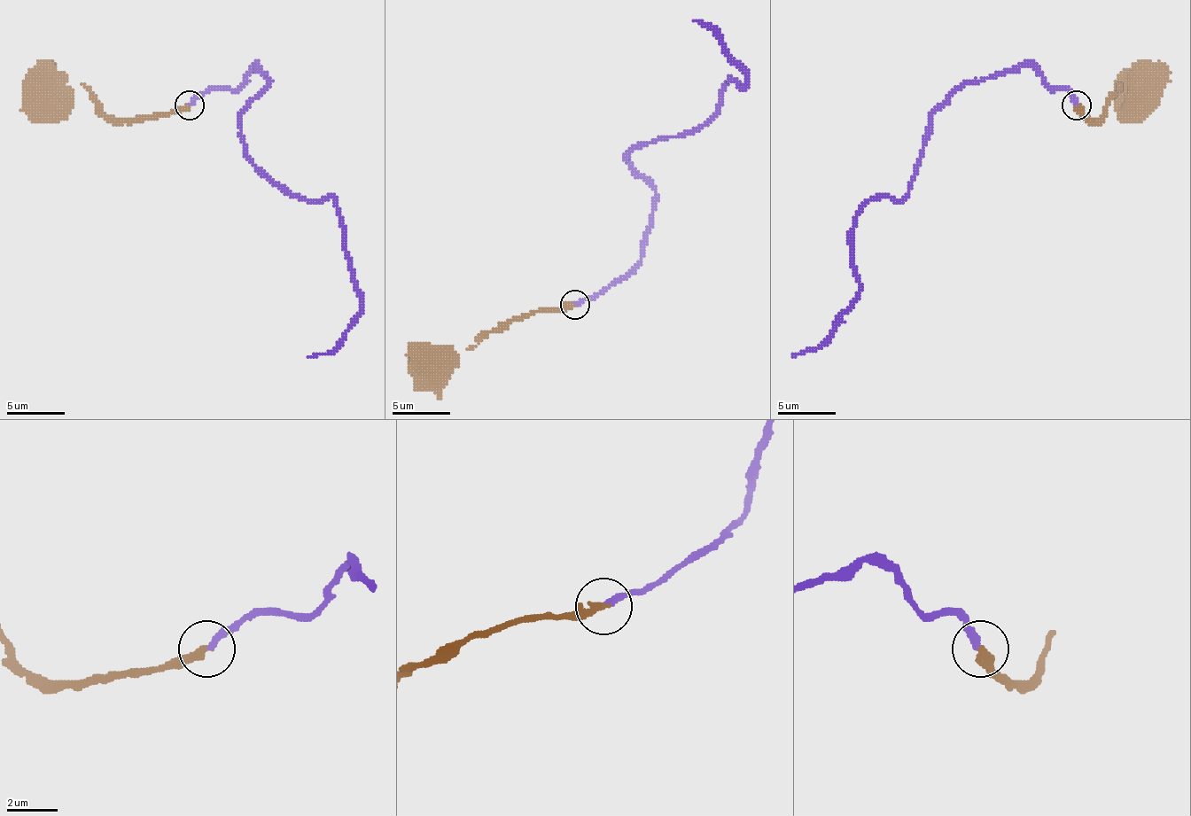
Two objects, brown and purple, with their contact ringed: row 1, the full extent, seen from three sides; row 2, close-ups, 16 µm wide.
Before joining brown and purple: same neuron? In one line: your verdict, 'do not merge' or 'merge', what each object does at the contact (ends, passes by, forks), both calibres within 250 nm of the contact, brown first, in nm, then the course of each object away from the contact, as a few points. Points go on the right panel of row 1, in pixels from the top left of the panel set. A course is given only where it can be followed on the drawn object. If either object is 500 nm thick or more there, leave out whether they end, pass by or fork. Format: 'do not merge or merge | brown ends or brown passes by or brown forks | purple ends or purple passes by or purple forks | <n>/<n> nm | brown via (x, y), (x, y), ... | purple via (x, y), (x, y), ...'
merge | brown ends | purple ends | 280/240 nm | brown via (1078, 104), (1085, 119), (1101, 119), (1121, 84), (1130, 96), (1135, 92) | purple via (1078, 104), (1031, 66), (967, 81), (932, 116), (906, 194), (871, 200), (853, 229), (853, 305), (792, 357)

